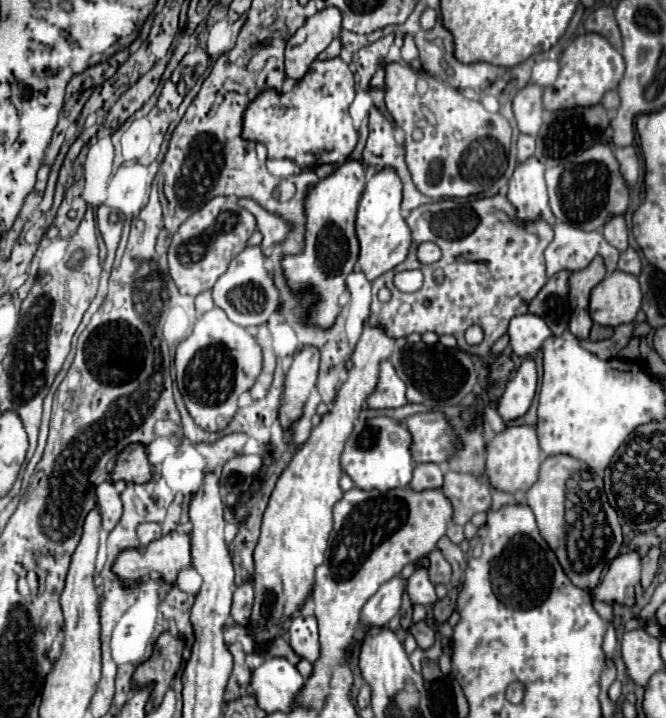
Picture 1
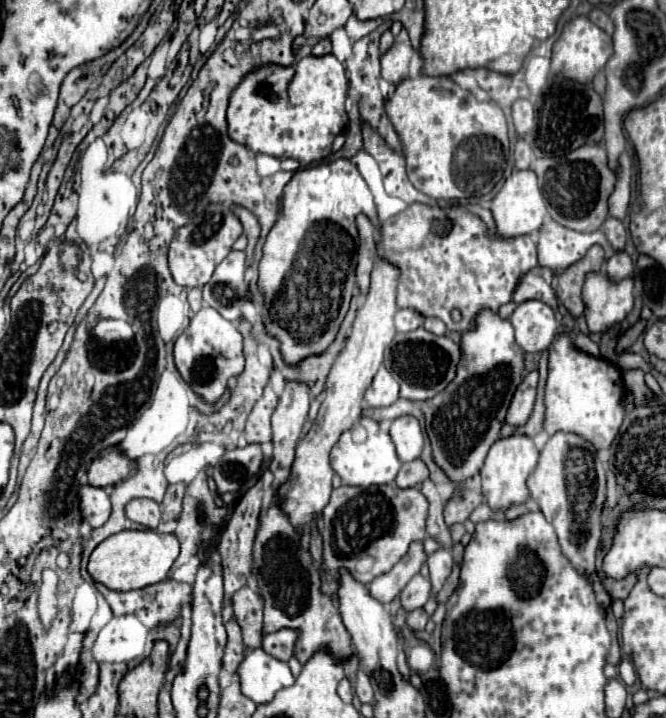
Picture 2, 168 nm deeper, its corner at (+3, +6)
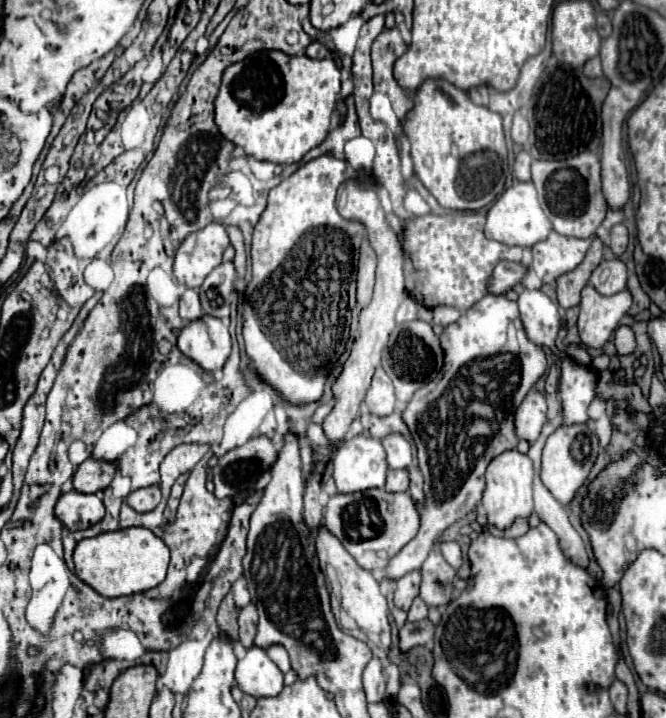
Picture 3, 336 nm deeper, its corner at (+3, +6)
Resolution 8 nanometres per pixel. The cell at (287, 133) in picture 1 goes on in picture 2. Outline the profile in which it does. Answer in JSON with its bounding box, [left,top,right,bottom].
[228,55,348,167]

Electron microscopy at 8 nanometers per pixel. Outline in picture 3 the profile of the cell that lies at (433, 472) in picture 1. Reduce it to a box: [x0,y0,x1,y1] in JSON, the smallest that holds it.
[386,469,410,491]

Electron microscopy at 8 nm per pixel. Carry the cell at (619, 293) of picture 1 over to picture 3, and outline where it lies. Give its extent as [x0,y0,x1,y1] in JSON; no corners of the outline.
[578,285,632,347]

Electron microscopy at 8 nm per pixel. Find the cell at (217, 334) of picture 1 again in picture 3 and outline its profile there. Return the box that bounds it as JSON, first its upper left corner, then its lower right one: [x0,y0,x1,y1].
[178,315,232,371]

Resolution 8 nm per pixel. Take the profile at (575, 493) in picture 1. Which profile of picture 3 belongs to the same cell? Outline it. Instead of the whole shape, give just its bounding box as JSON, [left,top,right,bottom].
[540,425,598,507]

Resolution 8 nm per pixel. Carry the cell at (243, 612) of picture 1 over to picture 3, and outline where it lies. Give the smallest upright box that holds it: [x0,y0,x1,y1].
[238,603,258,649]

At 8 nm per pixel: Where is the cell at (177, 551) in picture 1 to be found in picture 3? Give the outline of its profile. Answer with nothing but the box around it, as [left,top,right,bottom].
[74,527,168,597]

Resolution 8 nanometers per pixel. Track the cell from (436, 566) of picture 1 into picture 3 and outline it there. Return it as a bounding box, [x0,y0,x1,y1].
[420,551,456,607]

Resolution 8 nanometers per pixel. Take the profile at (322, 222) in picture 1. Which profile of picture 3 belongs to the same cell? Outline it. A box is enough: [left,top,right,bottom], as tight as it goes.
[242,155,366,405]

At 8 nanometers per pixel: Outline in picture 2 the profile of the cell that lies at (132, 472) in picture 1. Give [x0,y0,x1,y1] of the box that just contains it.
[88,447,132,487]

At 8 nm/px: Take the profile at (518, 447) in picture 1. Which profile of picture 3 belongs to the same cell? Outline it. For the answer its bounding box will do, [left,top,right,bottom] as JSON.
[482,449,534,529]

